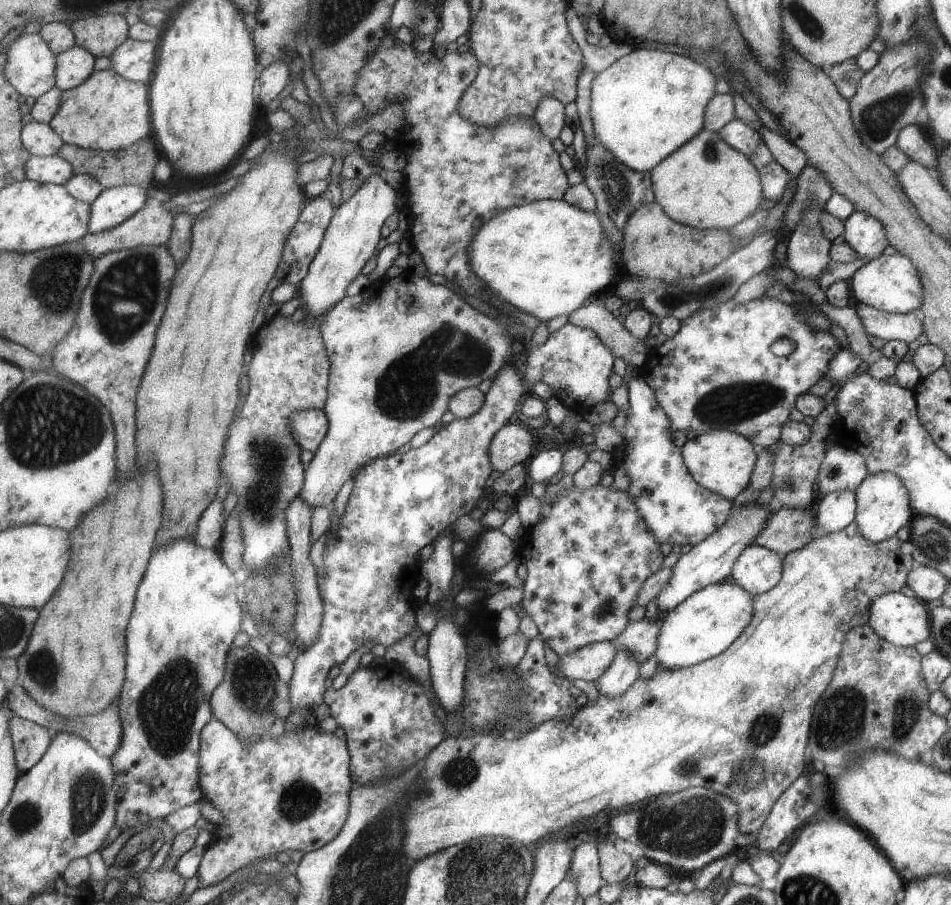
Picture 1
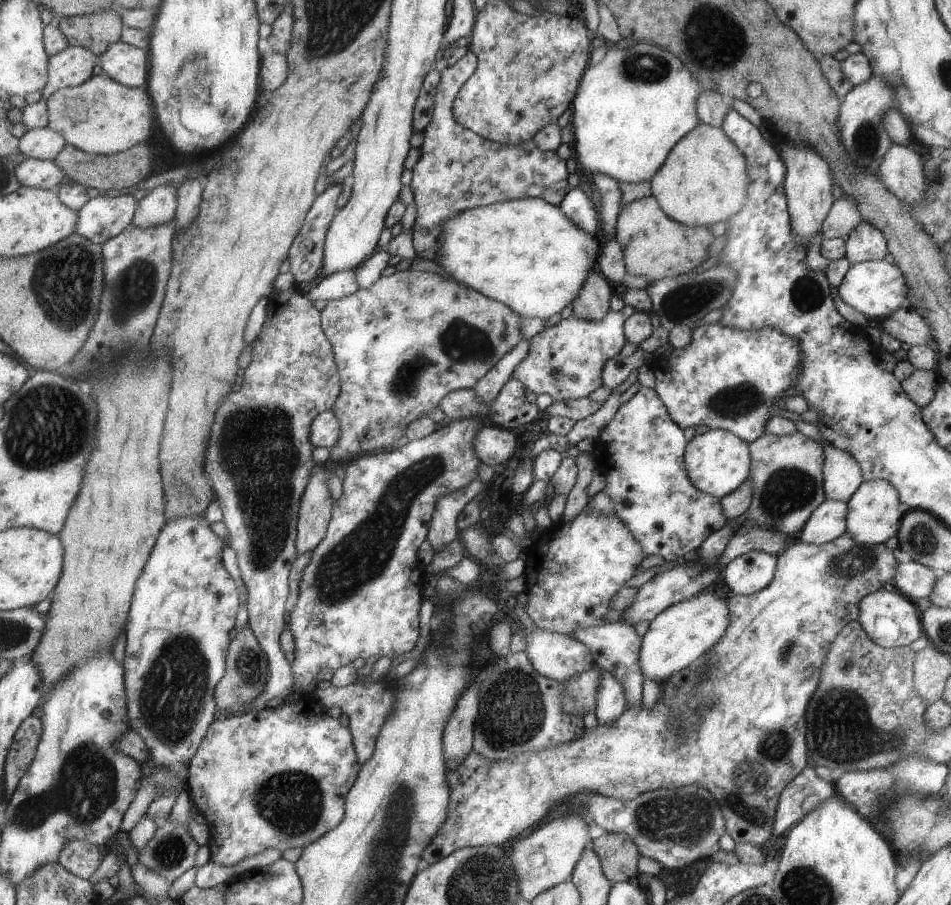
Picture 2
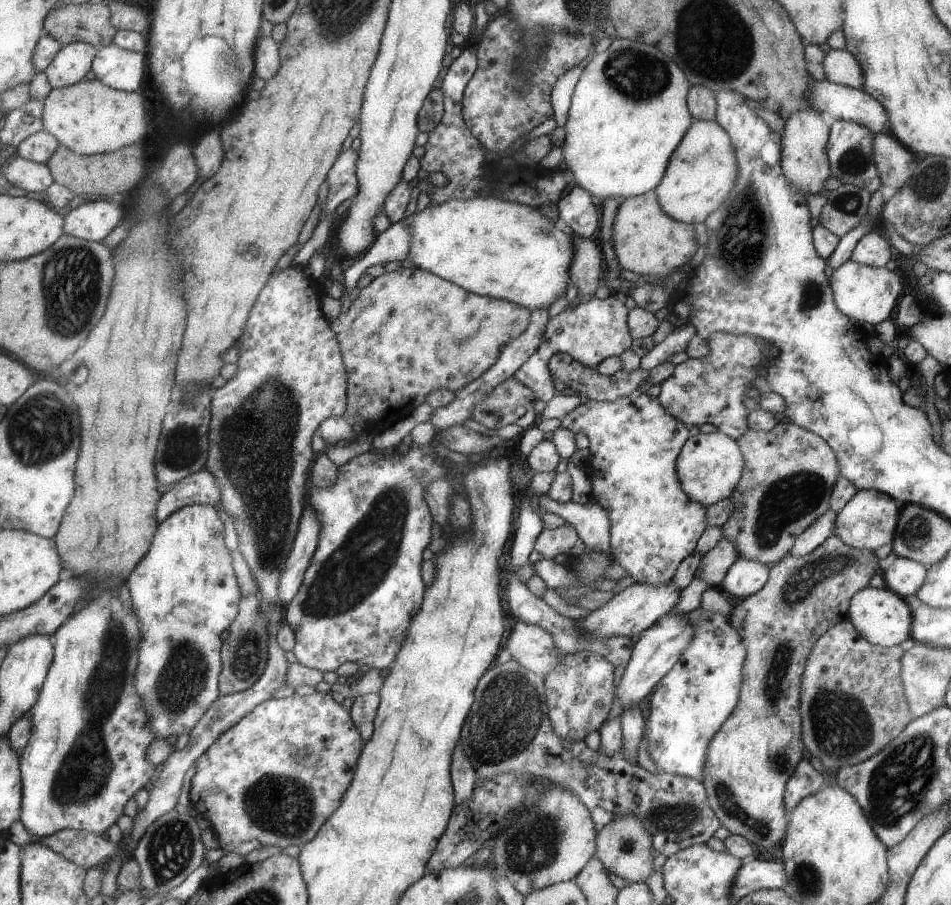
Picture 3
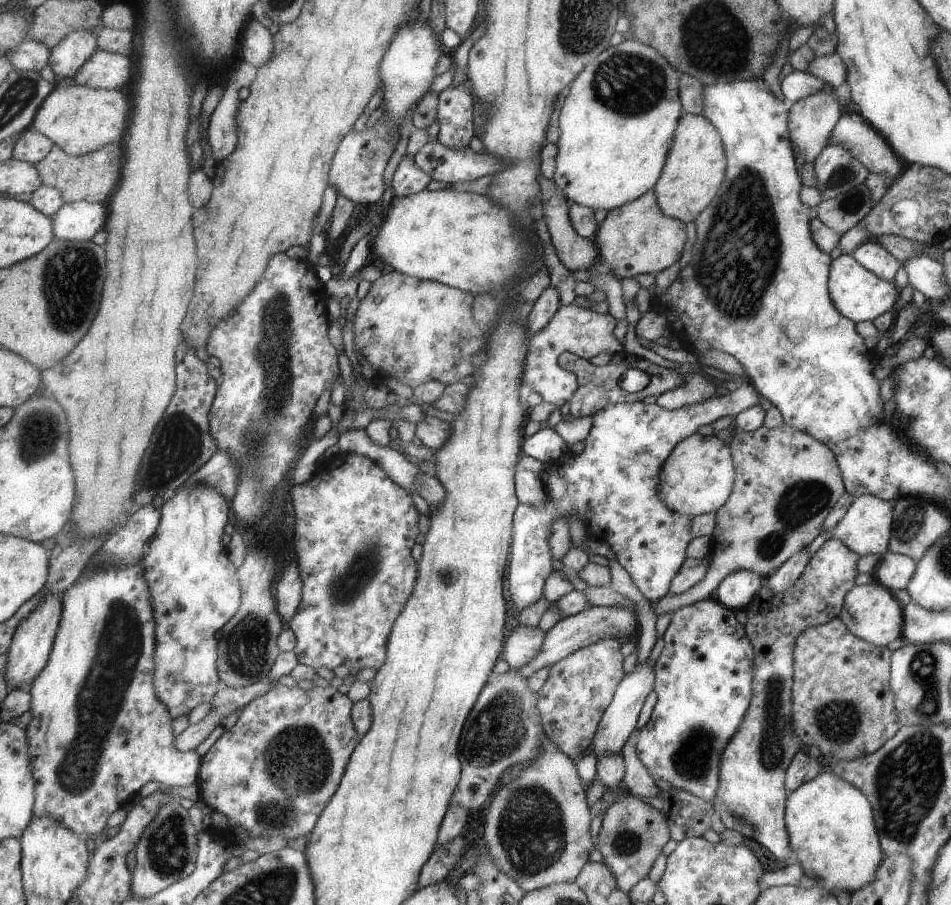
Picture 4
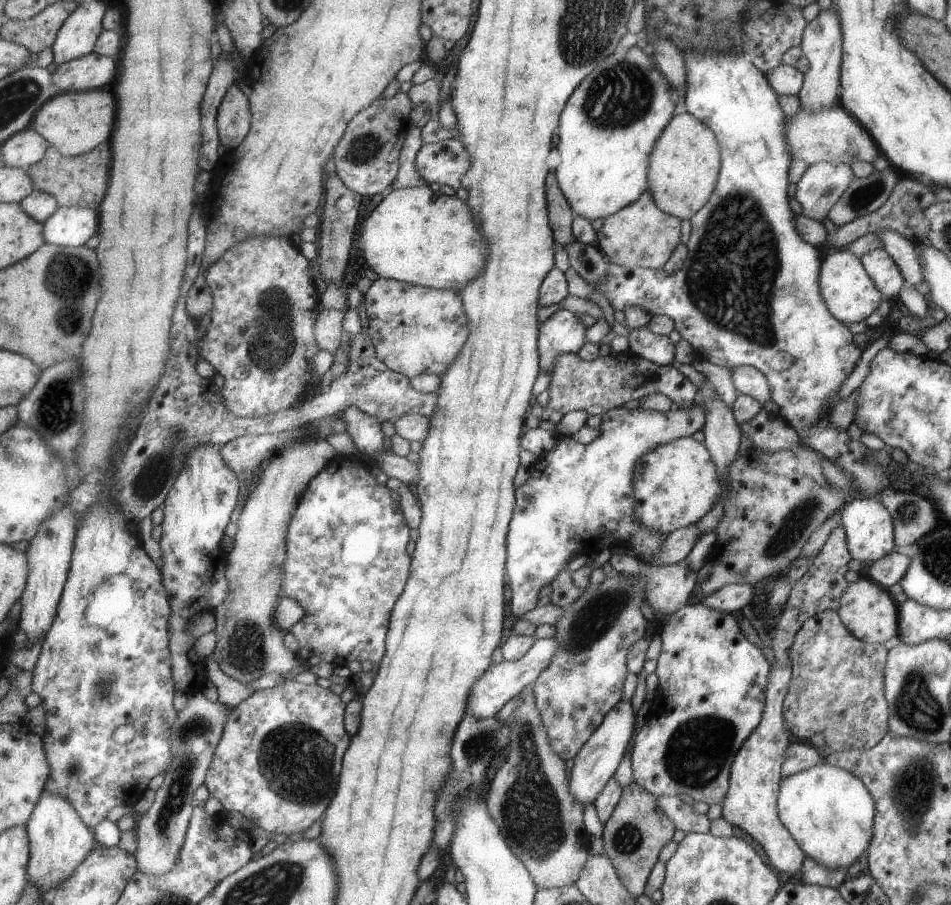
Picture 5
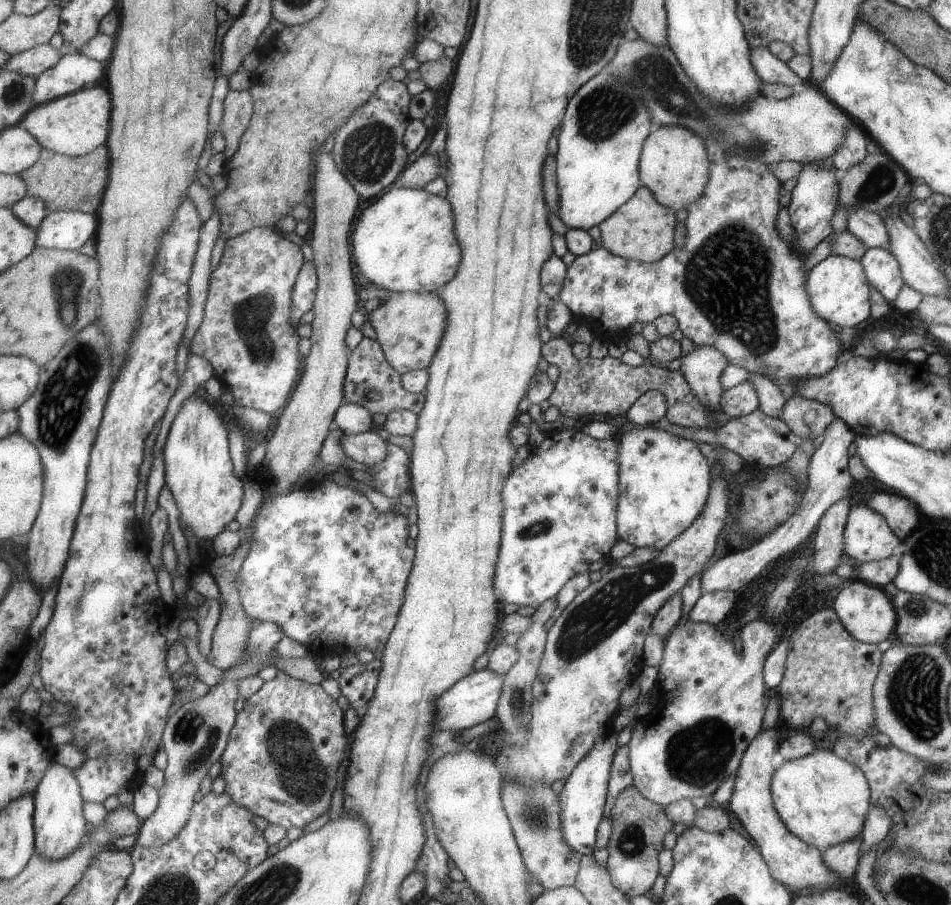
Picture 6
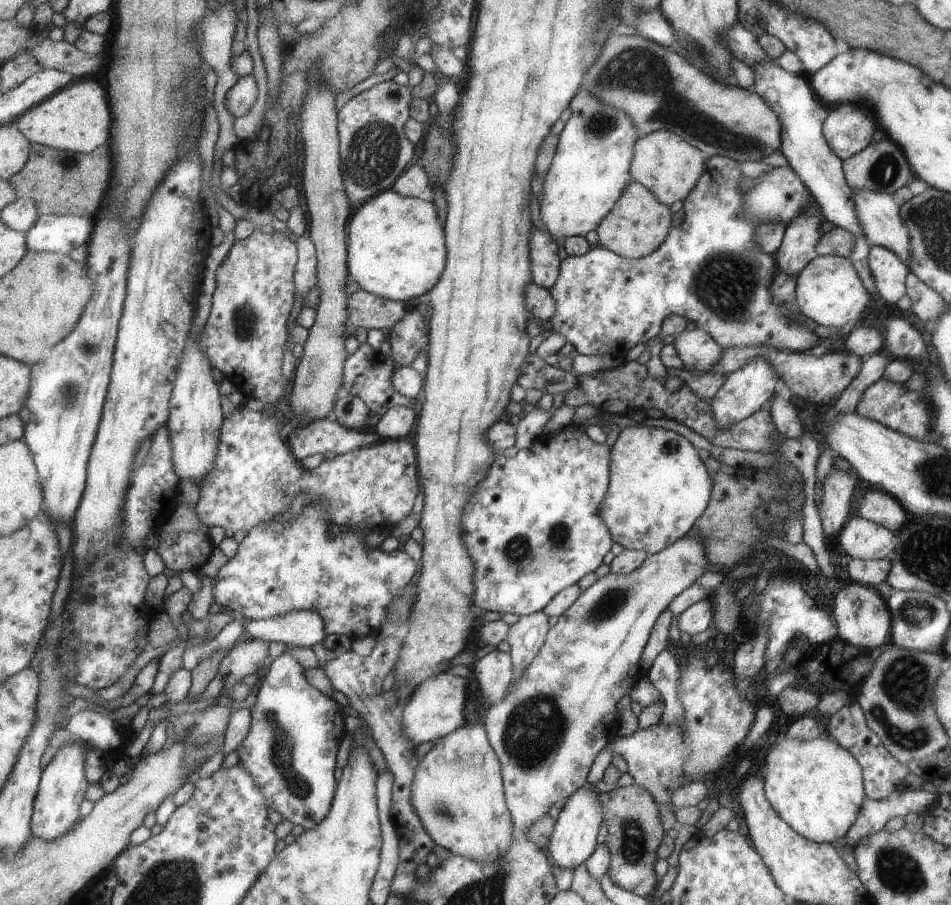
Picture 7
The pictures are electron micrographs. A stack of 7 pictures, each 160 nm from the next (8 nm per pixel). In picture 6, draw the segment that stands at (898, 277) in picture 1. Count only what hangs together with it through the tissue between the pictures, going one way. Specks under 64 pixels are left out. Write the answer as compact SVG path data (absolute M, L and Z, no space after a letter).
M827 255L807 272L805 288L815 313L825 322L839 327L854 328L871 313L871 286L858 260L841 255Z

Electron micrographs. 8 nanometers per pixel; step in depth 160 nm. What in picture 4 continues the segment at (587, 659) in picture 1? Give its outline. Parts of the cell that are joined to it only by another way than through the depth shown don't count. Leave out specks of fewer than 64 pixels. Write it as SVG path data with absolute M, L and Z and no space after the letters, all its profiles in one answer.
M542 616L536 626L517 625L505 638L502 660L509 668L518 669L526 665L538 653L547 629L554 623L552 617Z

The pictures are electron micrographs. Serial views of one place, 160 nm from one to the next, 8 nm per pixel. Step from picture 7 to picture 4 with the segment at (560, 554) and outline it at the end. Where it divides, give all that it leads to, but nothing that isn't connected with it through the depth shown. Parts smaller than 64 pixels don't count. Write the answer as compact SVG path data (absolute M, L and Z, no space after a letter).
M743 382L738 387L731 387L730 394L720 397L709 397L707 400L701 401L700 403L693 403L692 405L682 406L680 409L664 409L660 406L657 406L657 403L653 404L644 404L642 401L633 401L633 402L622 402L615 404L607 404L604 408L597 410L595 413L591 413L590 423L587 436L584 438L584 447L581 450L580 454L574 454L574 456L569 456L569 458L561 458L558 461L554 461L553 464L546 466L539 476L541 476L544 484L544 501L541 507L532 507L529 505L521 504L517 506L516 514L513 517L513 532L512 532L512 546L511 546L511 556L509 557L508 564L508 589L509 589L509 598L511 602L516 606L517 610L521 611L523 608L530 606L534 602L537 602L537 599L542 596L544 582L551 576L553 569L551 567L551 555L549 553L549 548L547 547L547 537L551 533L551 522L557 518L557 516L563 516L569 522L571 515L575 514L579 520L583 523L586 528L586 534L589 537L594 537L599 540L604 540L609 549L613 551L615 555L615 560L625 569L625 572L629 574L633 584L637 587L637 590L650 602L654 603L659 601L660 598L663 598L668 594L669 582L672 582L672 578L676 576L679 572L680 566L685 562L685 546L689 544L689 515L681 514L680 512L671 510L665 503L664 499L660 497L660 488L659 488L659 474L661 468L667 460L669 453L684 440L685 437L688 437L690 434L696 432L697 428L703 424L711 424L717 418L721 416L731 416L734 417L736 414L739 414L742 410L745 410L747 407L752 407L753 405L759 405L759 402L763 400L763 397L757 392L757 389L750 382Z

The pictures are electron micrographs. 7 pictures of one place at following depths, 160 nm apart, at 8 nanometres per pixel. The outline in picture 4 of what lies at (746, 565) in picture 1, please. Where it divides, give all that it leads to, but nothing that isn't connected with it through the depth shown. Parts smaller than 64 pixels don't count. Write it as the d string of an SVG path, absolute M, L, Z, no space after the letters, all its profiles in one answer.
M741 569L729 573L716 586L717 602L734 612L742 609L760 587L759 579L760 576L750 570Z

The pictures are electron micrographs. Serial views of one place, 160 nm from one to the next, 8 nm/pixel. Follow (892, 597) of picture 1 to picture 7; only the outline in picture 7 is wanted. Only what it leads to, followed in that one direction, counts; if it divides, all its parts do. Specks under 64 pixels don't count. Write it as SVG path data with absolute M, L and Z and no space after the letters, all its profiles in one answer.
M853 583L841 588L833 598L831 608L832 622L836 622L837 638L844 643L872 650L875 646L881 646L887 638L889 630L889 611L885 608L885 602L881 596L861 583Z

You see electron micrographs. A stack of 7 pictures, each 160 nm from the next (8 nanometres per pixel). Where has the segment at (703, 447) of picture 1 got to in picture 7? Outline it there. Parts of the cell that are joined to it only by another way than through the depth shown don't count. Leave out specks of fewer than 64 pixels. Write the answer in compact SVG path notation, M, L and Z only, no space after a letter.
M626 422L619 430L618 436L613 444L611 467L612 476L609 477L607 496L601 501L600 515L601 518L604 519L605 526L608 527L608 530L612 533L613 542L617 542L617 544L623 546L624 549L643 551L647 556L663 550L666 546L671 545L672 542L686 535L688 530L695 524L697 518L700 517L700 514L703 513L708 506L708 498L711 496L712 488L711 475L708 473L708 469L704 465L704 462L699 459L695 447L693 447L682 435L674 431L647 425L637 426L637 423Z

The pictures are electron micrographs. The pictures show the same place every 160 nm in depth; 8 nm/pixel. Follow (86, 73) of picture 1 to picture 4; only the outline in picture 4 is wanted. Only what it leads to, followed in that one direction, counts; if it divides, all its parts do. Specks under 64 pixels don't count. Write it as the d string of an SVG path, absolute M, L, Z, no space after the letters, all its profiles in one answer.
M85 29L73 31L59 45L52 48L50 68L58 79L74 78L97 50L97 32Z

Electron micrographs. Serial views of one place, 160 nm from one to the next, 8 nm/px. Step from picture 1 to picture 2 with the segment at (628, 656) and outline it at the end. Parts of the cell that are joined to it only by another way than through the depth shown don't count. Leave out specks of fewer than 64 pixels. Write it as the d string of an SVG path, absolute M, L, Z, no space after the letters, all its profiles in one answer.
M601 671L601 674L603 674L603 681L600 682L593 711L598 724L604 725L613 722L613 719L621 714L626 702L622 686L617 679L607 671Z

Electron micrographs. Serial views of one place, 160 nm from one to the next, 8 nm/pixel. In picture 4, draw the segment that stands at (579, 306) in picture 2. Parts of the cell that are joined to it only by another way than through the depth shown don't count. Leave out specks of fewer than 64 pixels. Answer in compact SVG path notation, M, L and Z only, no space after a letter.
M540 179L539 201L542 206L543 218L546 222L551 244L561 264L571 273L575 270L587 270L591 264L599 260L598 252L590 239L579 236L570 223L568 215L569 200L561 192L561 189L553 182L553 179Z

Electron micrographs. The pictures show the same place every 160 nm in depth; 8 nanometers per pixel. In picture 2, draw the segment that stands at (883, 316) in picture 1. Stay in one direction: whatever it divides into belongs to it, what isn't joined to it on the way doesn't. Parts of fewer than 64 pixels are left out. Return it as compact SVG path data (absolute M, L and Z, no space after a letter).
M907 306L881 320L881 328L895 340L906 342L909 346L925 345L931 339L927 323Z

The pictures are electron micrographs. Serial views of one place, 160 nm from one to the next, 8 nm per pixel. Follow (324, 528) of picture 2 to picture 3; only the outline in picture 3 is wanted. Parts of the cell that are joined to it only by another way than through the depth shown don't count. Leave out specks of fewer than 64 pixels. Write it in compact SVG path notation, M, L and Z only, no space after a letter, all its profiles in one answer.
M307 505L296 541L292 546L292 553L284 564L285 570L280 580L280 602L284 608L298 595L306 570L311 564L315 551L319 548L321 535L322 524L318 514Z

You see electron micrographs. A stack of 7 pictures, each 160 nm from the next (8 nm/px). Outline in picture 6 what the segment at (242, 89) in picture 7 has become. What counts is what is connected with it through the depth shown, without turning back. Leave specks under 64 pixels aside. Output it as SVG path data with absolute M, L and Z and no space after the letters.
M229 90L223 104L223 117L219 130L226 138L226 149L224 155L226 160L232 159L237 150L245 131L249 128L254 115L255 99L252 92Z

